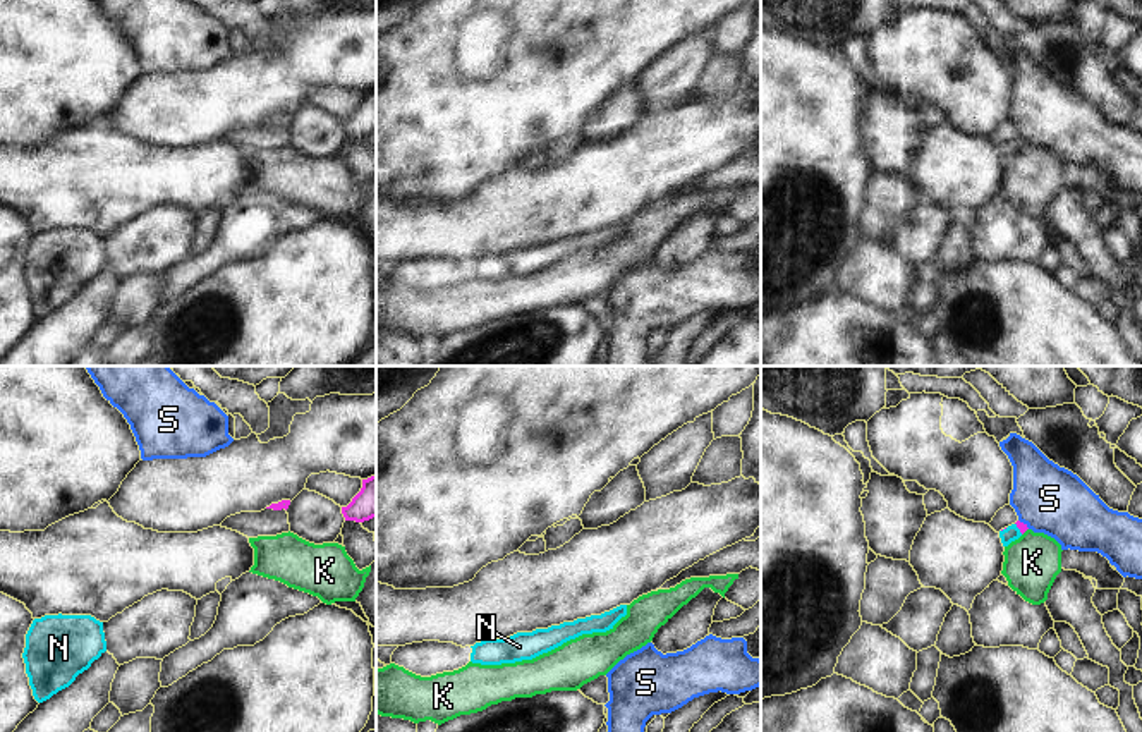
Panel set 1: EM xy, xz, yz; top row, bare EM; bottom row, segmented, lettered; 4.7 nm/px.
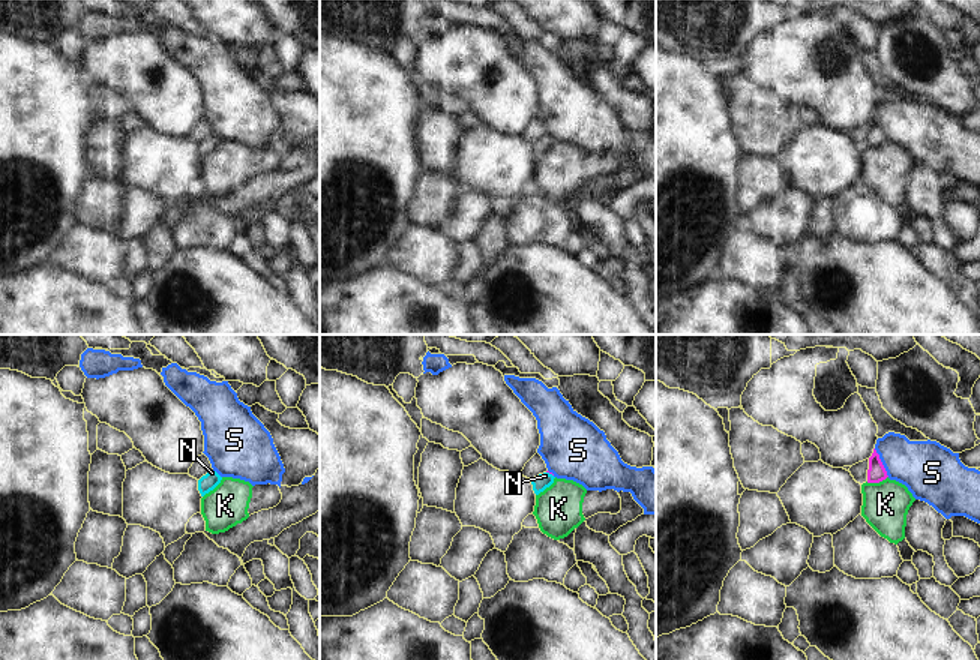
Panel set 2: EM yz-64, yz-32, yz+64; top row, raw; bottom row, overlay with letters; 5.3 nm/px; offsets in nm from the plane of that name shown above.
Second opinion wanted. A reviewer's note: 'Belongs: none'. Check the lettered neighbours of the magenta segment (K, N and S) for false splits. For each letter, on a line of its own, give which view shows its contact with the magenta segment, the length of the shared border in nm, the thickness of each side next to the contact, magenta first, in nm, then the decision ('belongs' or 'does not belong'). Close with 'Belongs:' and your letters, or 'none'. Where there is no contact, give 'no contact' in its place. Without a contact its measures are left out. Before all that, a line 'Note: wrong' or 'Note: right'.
Note: wrong
K: yz | 50 nm | 40/260 nm | does not belong
N: yz | 70 nm | 40/70 nm | belongs
S: yz | 70 nm | 40/320 nm | does not belong
Belongs: N

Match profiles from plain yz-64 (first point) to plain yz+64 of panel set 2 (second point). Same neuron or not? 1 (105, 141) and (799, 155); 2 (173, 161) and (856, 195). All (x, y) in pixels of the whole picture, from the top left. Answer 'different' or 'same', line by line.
1: different
2: different

